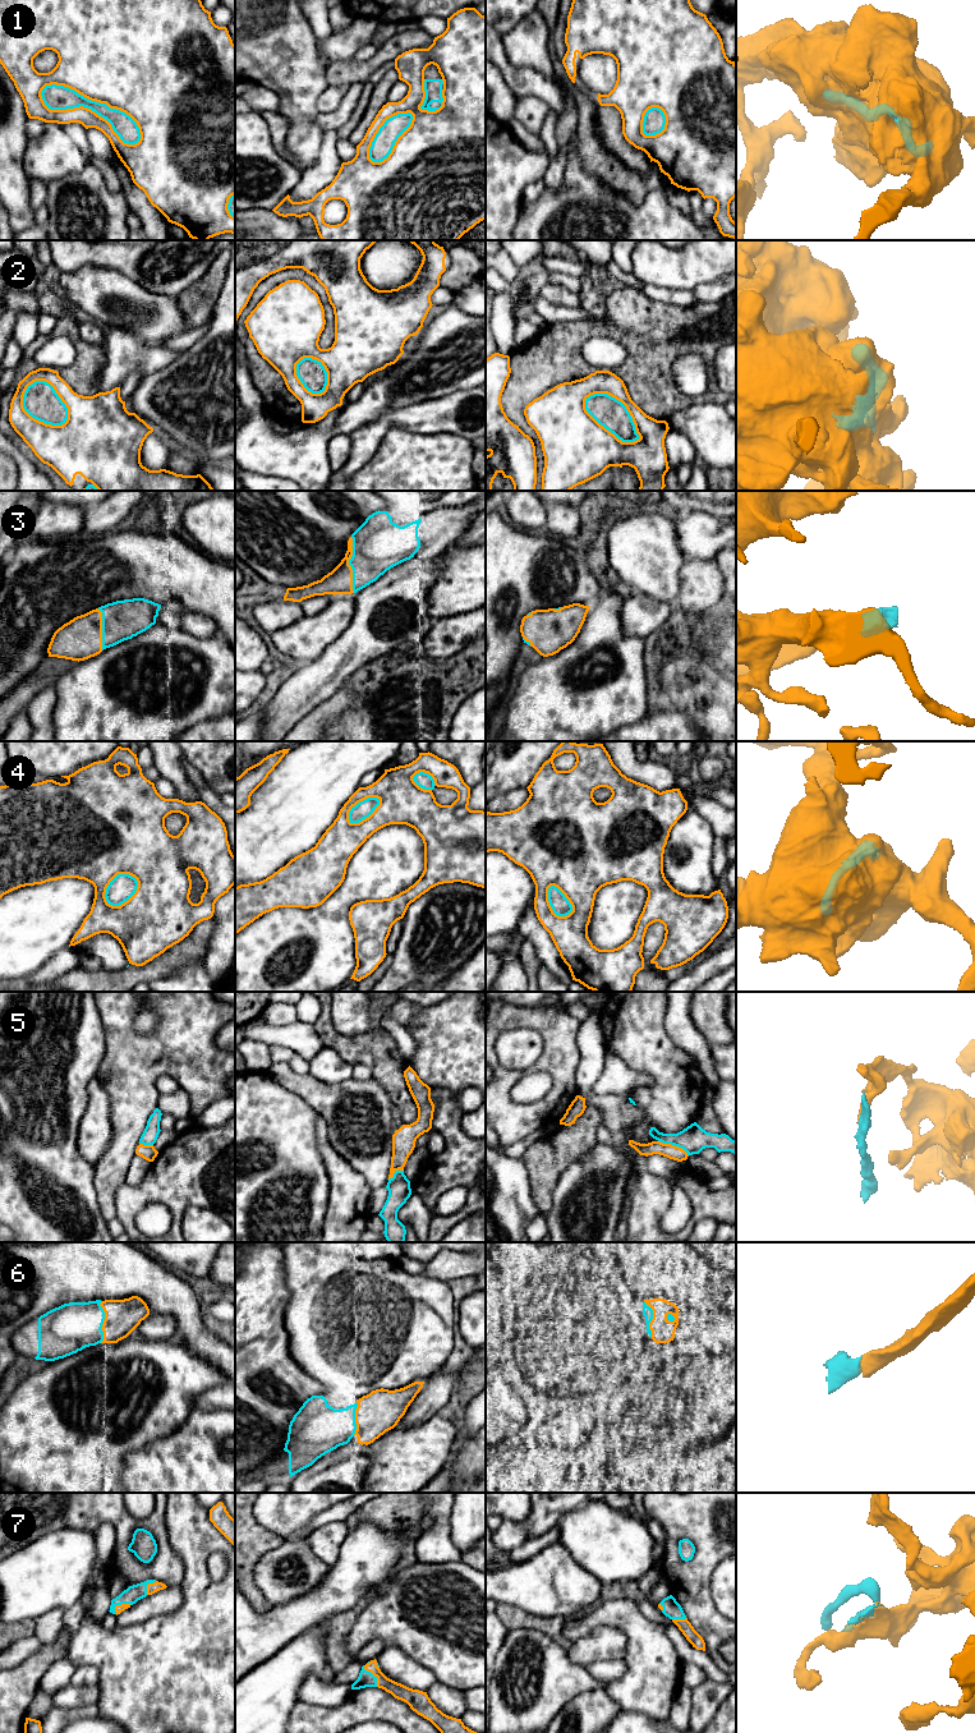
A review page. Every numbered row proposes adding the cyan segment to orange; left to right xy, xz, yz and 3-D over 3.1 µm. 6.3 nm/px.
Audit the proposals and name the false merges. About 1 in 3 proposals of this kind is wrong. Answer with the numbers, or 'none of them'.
1, 2, 4, 5

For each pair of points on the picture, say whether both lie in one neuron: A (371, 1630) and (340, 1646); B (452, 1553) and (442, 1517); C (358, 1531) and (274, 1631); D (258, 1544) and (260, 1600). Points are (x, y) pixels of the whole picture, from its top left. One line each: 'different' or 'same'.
A: different
B: same
C: same
D: same

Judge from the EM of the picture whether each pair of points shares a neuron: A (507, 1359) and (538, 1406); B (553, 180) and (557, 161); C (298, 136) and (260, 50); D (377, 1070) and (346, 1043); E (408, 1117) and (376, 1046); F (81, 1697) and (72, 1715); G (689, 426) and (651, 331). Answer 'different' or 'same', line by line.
A: same
B: same
C: same
D: same
E: same
F: different
G: different

